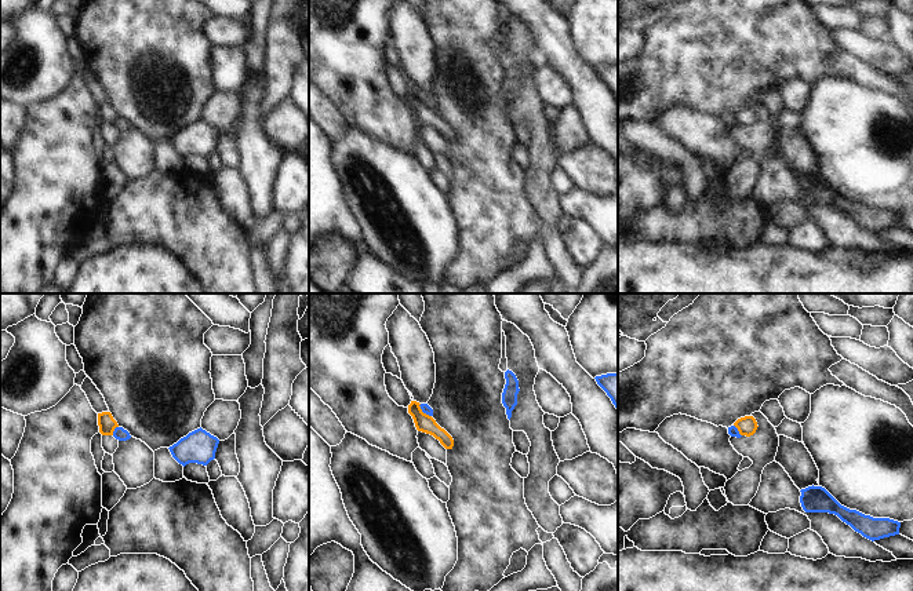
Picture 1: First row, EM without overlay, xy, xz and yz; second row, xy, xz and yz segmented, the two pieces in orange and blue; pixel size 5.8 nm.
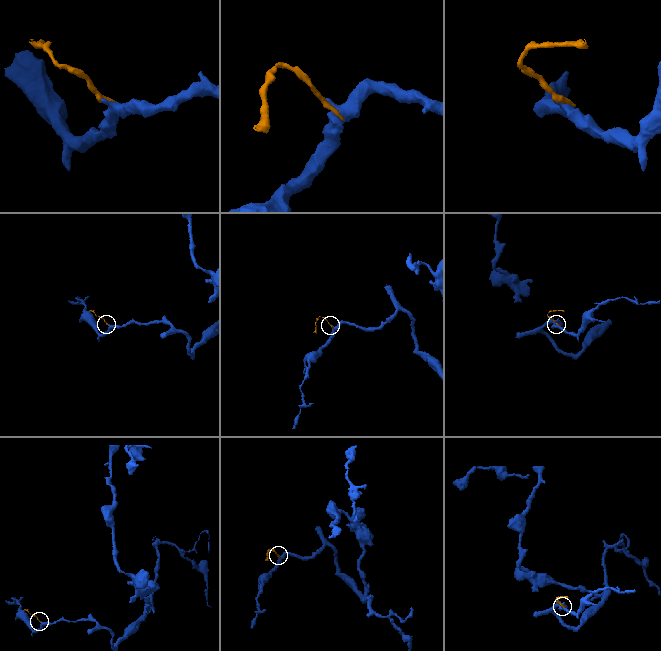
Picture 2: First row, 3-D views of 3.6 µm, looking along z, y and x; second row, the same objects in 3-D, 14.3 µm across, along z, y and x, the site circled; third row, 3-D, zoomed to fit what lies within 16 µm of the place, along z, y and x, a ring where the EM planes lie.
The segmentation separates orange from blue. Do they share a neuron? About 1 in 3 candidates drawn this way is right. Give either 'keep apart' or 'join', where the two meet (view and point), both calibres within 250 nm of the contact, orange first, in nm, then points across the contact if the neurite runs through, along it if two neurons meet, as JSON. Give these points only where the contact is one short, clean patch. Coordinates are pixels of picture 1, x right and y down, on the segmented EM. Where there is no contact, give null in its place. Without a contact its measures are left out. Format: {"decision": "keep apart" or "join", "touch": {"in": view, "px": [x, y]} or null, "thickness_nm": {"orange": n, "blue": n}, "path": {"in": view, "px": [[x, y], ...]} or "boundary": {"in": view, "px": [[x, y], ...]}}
{"decision": "keep apart", "touch": {"in": "xy", "px": [113, 430]}, "thickness_nm": {"orange": 100, "blue": 70}, "boundary": {"in": "xy", "px": [[117, 426], [112, 434]]}}

